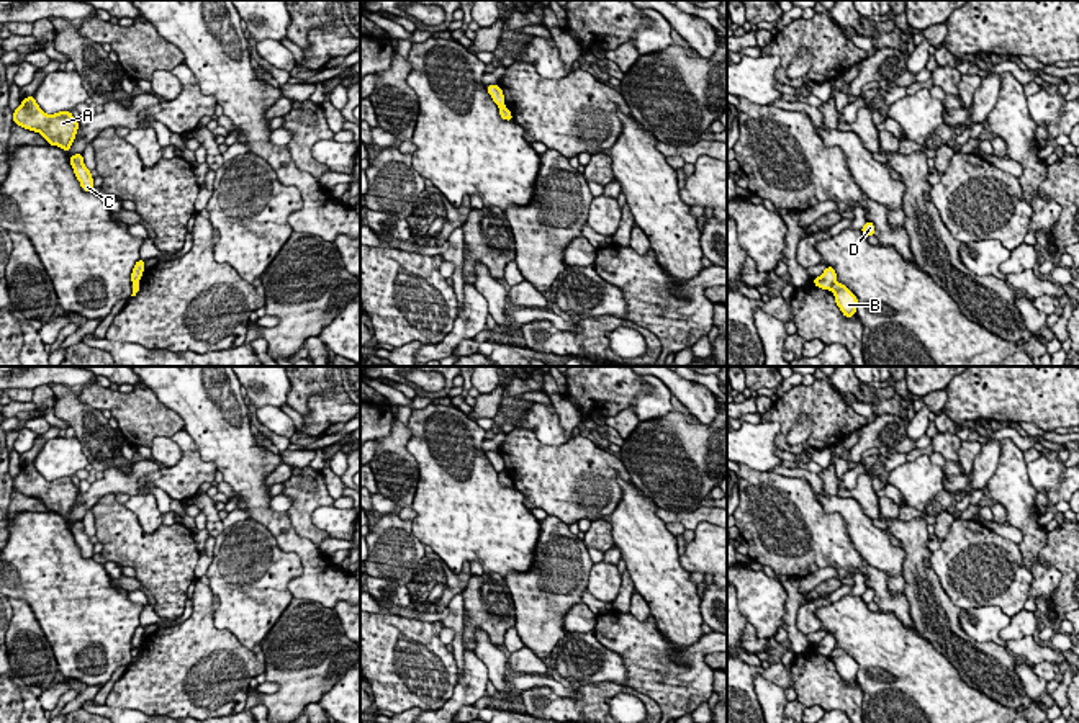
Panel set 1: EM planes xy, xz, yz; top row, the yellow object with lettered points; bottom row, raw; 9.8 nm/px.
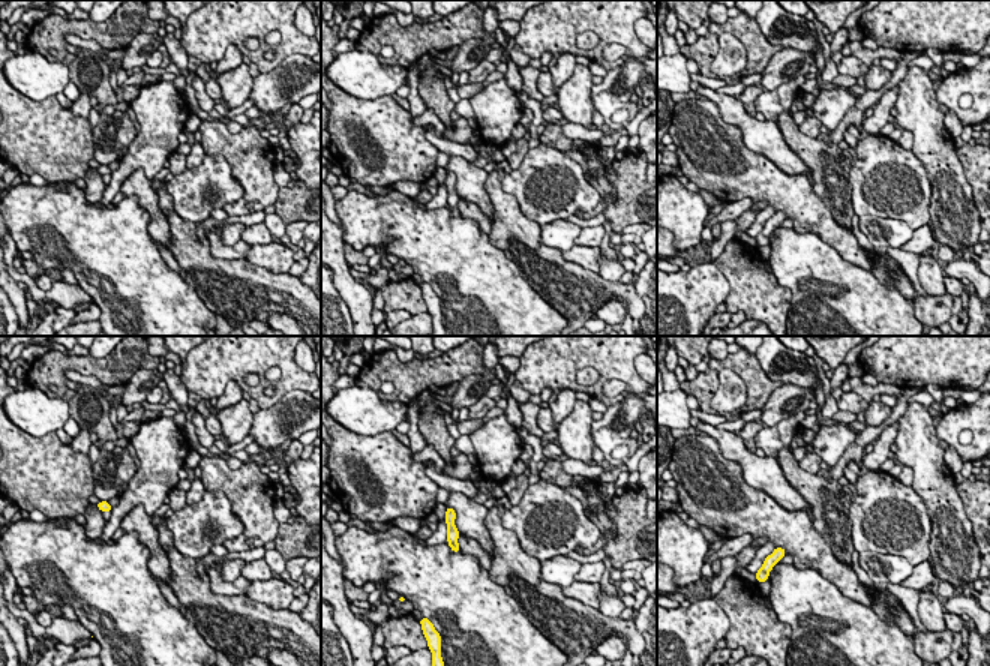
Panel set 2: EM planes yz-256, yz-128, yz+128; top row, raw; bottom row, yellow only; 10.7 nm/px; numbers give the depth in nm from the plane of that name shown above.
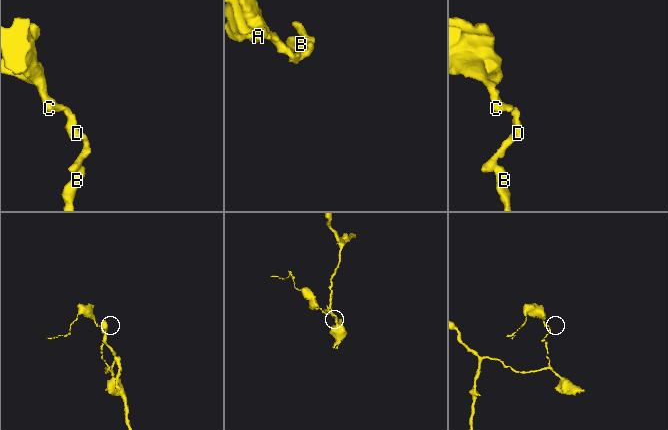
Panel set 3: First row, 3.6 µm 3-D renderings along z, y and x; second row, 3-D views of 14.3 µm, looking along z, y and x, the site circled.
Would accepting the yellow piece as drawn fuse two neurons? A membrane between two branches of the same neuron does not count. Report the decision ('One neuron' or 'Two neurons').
Two neurons

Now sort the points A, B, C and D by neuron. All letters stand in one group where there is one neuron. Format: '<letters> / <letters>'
A C D / B

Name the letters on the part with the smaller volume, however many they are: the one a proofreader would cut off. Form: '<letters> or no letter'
A, C, D

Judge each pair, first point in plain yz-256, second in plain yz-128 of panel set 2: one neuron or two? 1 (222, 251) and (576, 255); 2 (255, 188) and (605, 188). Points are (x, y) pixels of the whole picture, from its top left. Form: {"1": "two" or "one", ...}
{"1": "one", "2": "one"}

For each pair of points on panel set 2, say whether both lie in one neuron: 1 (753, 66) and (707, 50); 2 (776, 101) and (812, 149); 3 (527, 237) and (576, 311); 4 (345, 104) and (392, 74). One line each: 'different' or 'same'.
1: same
2: different
3: same
4: different

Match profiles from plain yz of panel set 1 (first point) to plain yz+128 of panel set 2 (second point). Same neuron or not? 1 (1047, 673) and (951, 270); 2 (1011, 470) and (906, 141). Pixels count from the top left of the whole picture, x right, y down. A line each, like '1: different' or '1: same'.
1: different
2: different

